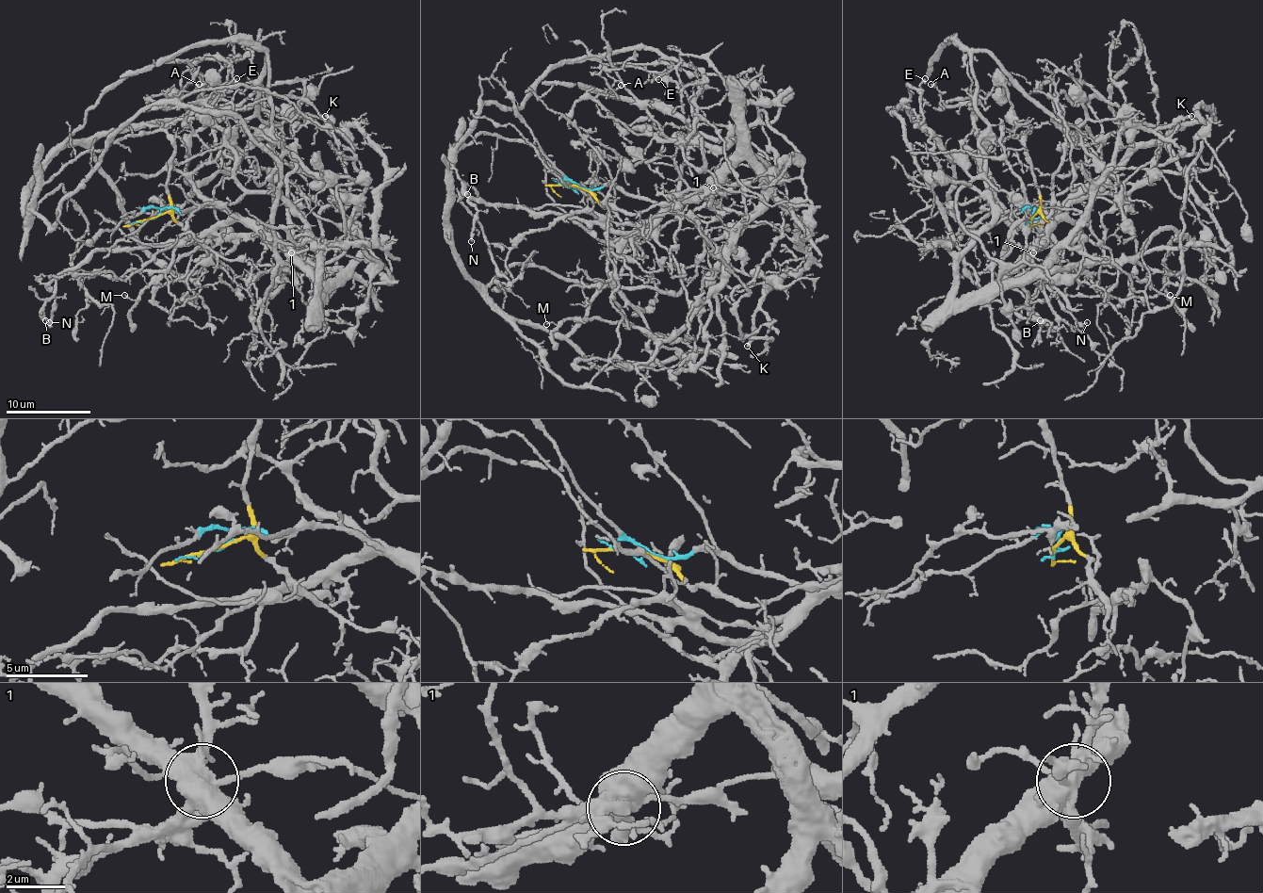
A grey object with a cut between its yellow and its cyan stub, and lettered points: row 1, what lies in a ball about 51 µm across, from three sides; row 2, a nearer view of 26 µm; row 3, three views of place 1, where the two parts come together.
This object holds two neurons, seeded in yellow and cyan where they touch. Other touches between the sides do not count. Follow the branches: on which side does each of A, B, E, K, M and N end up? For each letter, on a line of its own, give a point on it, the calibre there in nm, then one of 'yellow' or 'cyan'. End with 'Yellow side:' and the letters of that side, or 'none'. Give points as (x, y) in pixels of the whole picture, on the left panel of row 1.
A: place (199, 84); calibre 130 nm; cyan
B: place (45, 320); calibre 400 nm; cyan
E: place (236, 78); calibre 180 nm; cyan
K: place (325, 116); calibre 260 nm; cyan
M: place (124, 295); calibre 120 nm; cyan
N: place (49, 322); calibre 240 nm; cyan
Yellow side: none

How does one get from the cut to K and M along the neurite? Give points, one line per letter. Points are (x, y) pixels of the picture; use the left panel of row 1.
K: (148, 219), (165, 209), (224, 209), (329, 284), (373, 235), (384, 154), (356, 126), (335, 128), (324, 115)
M: (148, 219), (224, 209), (322, 284), (339, 272), (299, 262), (263, 230), (205, 238), (136, 300), (124, 294)

